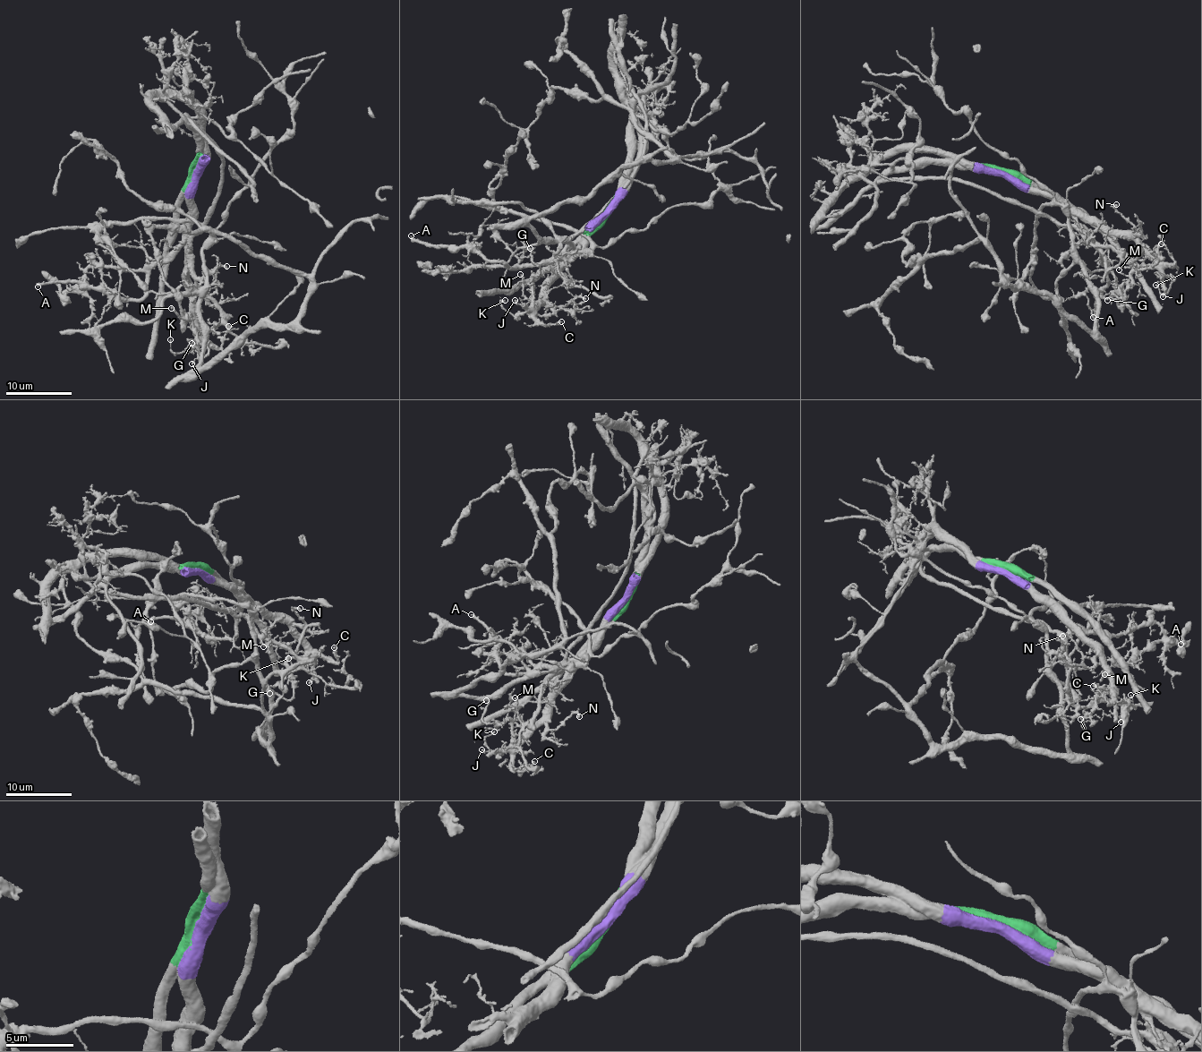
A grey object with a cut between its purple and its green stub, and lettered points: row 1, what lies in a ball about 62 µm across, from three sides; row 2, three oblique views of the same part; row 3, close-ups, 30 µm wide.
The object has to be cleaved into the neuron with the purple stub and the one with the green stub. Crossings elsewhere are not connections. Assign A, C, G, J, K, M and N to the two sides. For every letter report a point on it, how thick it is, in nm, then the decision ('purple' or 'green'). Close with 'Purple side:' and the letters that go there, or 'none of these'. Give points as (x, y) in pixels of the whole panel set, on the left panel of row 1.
A: place (38, 286); calibre 360 nm; purple
C: place (228, 326); calibre 130 nm; purple
G: place (191, 343); calibre 200 nm; purple
J: place (191, 363); calibre 240 nm; purple
K: place (170, 339); calibre 190 nm; purple
M: place (171, 308); calibre 160 nm; purple
N: place (226, 266); calibre 200 nm; purple
Purple side: A, C, G, J, K, M, N

